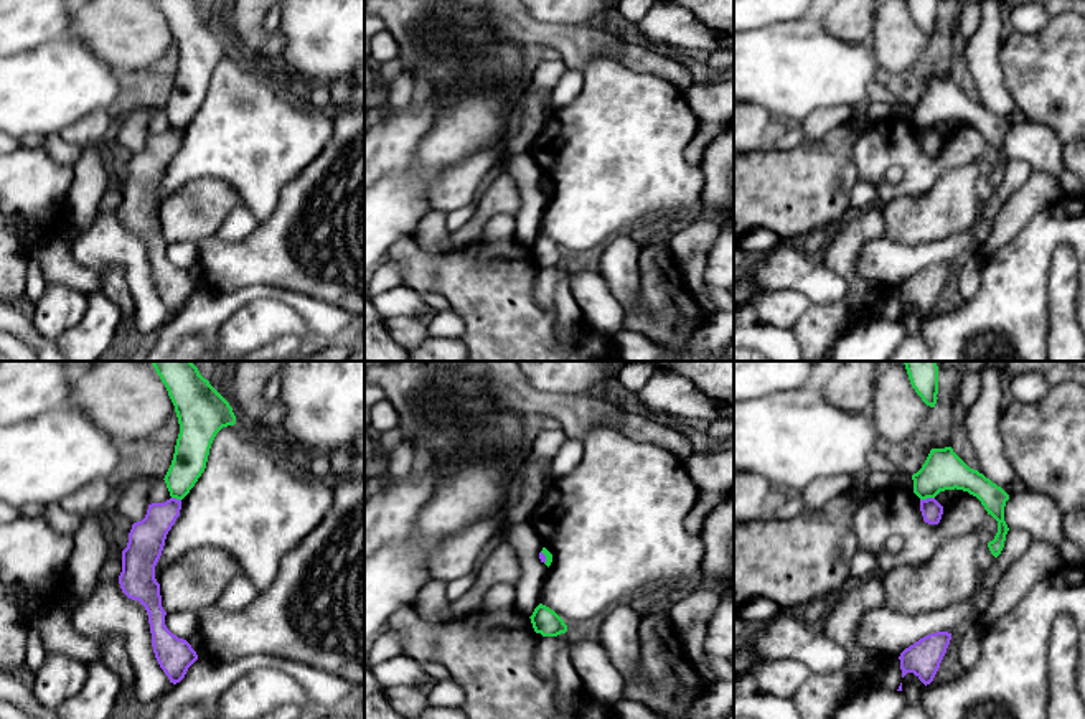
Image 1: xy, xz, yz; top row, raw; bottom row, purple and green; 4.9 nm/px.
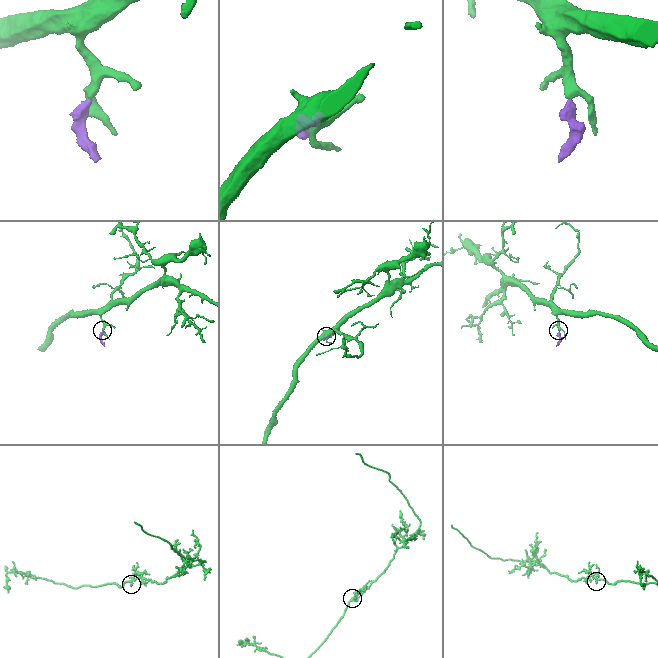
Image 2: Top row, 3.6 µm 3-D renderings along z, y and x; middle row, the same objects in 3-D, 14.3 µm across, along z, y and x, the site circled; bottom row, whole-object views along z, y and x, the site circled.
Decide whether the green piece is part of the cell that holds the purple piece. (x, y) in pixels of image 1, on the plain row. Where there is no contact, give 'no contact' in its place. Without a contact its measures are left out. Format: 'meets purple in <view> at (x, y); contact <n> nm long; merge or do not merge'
meets purple in yz at (927, 129); contact 70 nm long; do not merge

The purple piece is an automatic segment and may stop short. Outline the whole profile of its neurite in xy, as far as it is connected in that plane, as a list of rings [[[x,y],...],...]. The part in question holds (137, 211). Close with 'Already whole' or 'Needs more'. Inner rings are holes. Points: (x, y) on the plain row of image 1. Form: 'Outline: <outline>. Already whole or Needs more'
Outline: [[[176,129],[148,135],[145,148],[132,155],[119,206],[122,223],[145,237],[155,289],[173,315],[180,313],[198,290],[191,275],[167,259],[167,242],[162,237],[160,214],[155,209],[155,196],[180,140],[181,130]]]. Already whole

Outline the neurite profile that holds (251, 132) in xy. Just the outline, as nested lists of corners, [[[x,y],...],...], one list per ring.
[[[237,54],[223,58],[211,74],[204,102],[181,130],[180,147],[168,162],[155,196],[155,209],[160,214],[163,200],[180,185],[218,178],[239,191],[262,224],[275,211],[282,188],[317,158],[333,129],[333,112],[312,109],[265,66],[259,68]]]

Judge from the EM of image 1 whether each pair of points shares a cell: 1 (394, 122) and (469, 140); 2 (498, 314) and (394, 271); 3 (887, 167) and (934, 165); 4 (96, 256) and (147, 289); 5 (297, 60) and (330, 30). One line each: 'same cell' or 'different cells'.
1: different cells
2: different cells
3: same cell
4: same cell
5: same cell

